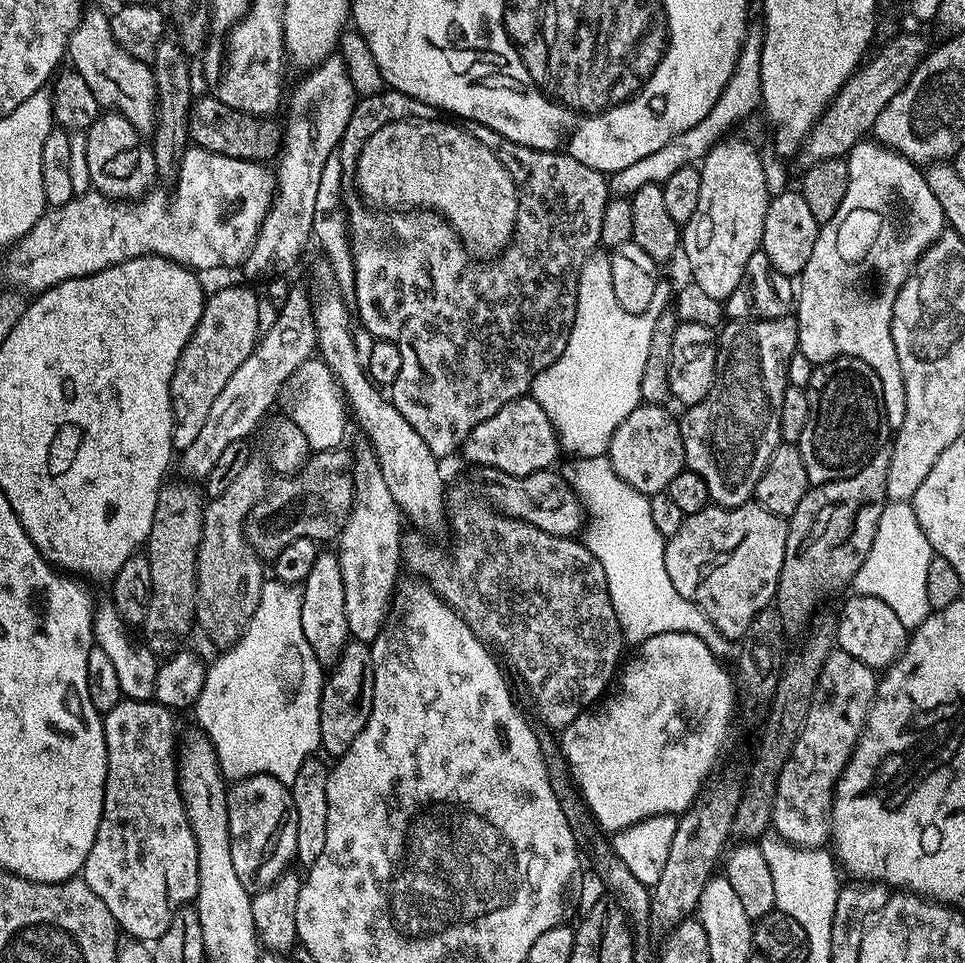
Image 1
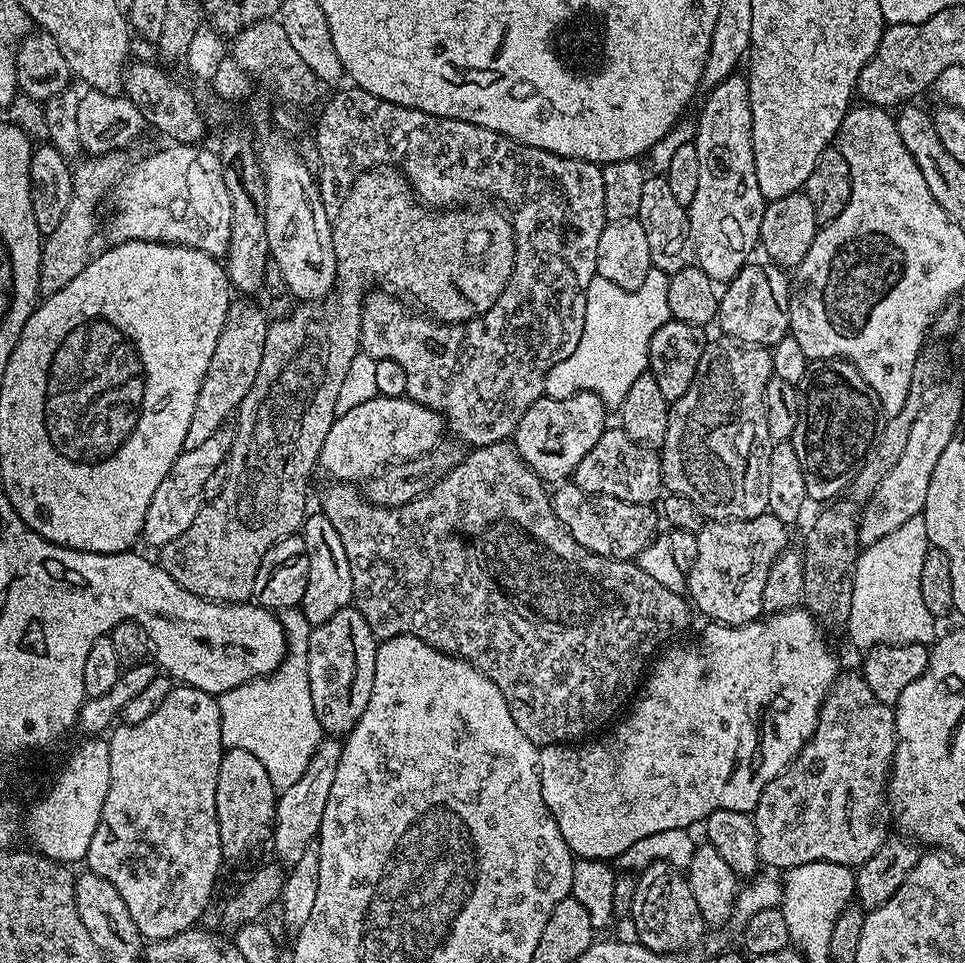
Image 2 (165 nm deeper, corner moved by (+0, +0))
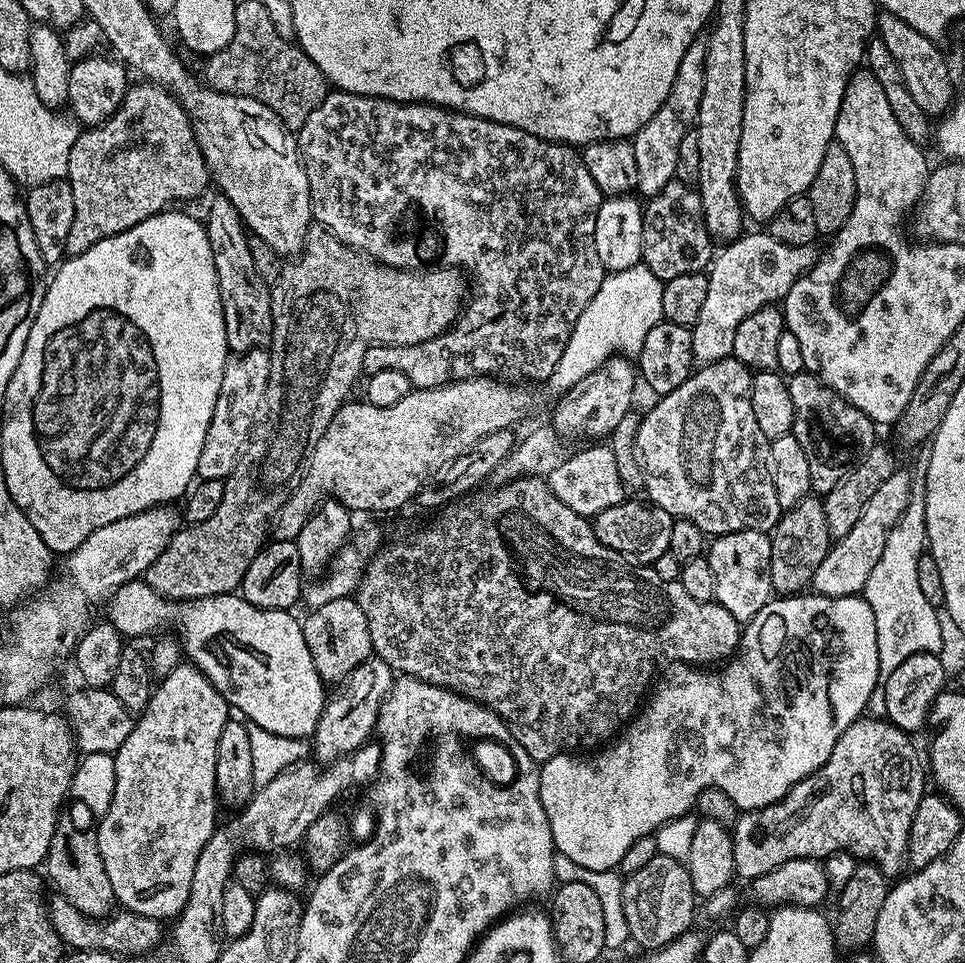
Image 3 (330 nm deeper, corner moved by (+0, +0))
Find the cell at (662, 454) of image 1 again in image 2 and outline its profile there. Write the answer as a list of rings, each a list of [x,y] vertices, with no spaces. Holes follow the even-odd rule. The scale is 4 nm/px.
[[[619,426],[609,427],[594,442],[594,450],[578,462],[574,482],[582,490],[597,492],[600,496],[622,498],[622,502],[655,505],[661,499],[664,487],[664,467],[660,464],[660,452],[649,445],[632,439]]]

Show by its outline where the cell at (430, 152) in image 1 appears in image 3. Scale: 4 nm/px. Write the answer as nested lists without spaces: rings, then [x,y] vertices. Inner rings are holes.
[[[313,223],[312,229],[308,231],[308,241],[304,243],[304,249],[301,250],[299,256],[289,259],[283,265],[281,276],[276,284],[271,285],[270,291],[272,293],[272,343],[270,345],[272,361],[270,362],[270,378],[268,379],[266,415],[259,427],[248,437],[243,454],[238,458],[238,462],[234,466],[234,470],[228,475],[227,480],[224,481],[222,506],[218,506],[218,510],[214,510],[214,514],[212,517],[206,518],[206,522],[189,524],[176,531],[171,542],[166,546],[166,550],[162,550],[162,554],[158,554],[158,558],[154,558],[154,562],[147,568],[142,577],[144,583],[149,584],[158,595],[172,602],[191,602],[207,596],[226,596],[239,589],[241,582],[246,578],[246,570],[250,570],[250,562],[254,562],[254,558],[264,547],[266,543],[264,535],[267,532],[269,535],[270,525],[280,513],[280,507],[288,501],[290,494],[294,494],[294,490],[298,490],[298,486],[304,481],[304,472],[308,469],[308,461],[312,456],[314,446],[318,446],[318,438],[322,438],[322,434],[326,434],[326,430],[332,425],[334,414],[351,397],[348,395],[351,394],[356,379],[359,378],[360,372],[365,371],[366,350],[382,344],[391,344],[394,348],[414,346],[449,331],[460,319],[466,307],[466,297],[470,292],[470,284],[463,271],[451,266],[432,266],[427,270],[405,270],[390,268],[387,264],[375,263],[369,257],[357,252],[355,248],[349,248],[347,244],[343,244],[334,233],[322,227],[321,224]]]

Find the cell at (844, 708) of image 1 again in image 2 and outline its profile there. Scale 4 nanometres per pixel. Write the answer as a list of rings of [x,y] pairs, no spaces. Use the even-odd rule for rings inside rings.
[[[841,671],[837,675],[836,680],[832,683],[832,688],[828,691],[828,696],[824,700],[824,704],[820,707],[820,717],[816,723],[814,734],[804,744],[804,748],[798,756],[792,759],[791,764],[782,770],[782,774],[778,774],[778,778],[774,778],[774,782],[770,782],[766,786],[766,790],[762,790],[762,798],[758,798],[758,806],[754,813],[755,824],[758,836],[758,852],[760,854],[761,865],[769,864],[772,868],[780,868],[779,870],[787,870],[794,866],[802,866],[806,862],[834,862],[835,864],[846,864],[849,866],[859,866],[866,862],[868,858],[876,850],[878,850],[886,841],[886,833],[884,834],[884,824],[876,815],[879,814],[880,808],[886,804],[886,789],[888,787],[888,773],[892,771],[892,756],[896,753],[896,713],[889,705],[878,702],[878,698],[874,698],[874,690],[870,690],[870,686],[866,686],[863,675],[859,671],[844,672]]]

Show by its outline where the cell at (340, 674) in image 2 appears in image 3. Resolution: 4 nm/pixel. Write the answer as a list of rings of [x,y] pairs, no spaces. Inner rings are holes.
[[[352,596],[334,598],[334,602],[326,602],[326,606],[313,608],[307,614],[308,617],[303,617],[302,627],[306,646],[310,646],[310,658],[314,658],[314,666],[325,685],[339,685],[373,655],[366,614],[362,614],[362,606]]]

